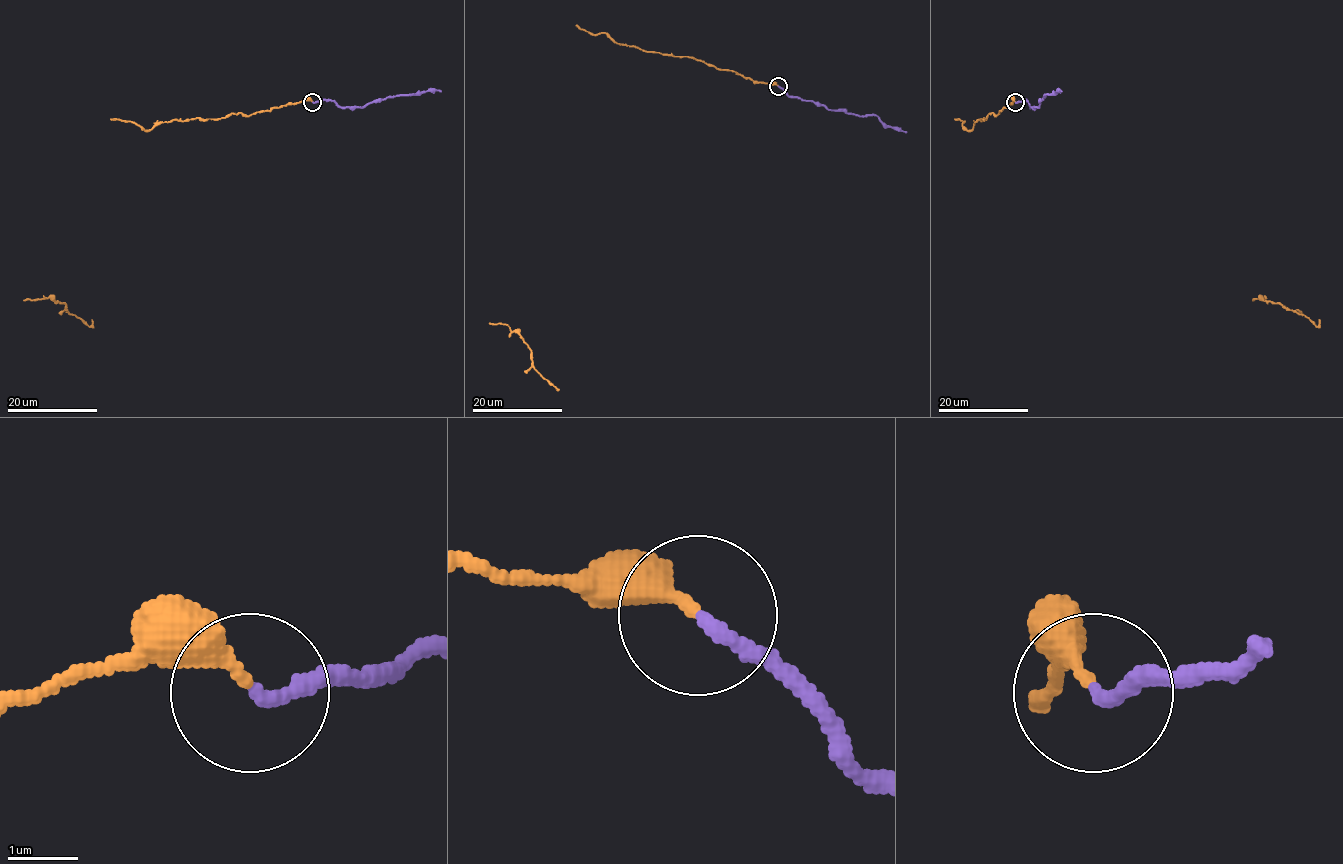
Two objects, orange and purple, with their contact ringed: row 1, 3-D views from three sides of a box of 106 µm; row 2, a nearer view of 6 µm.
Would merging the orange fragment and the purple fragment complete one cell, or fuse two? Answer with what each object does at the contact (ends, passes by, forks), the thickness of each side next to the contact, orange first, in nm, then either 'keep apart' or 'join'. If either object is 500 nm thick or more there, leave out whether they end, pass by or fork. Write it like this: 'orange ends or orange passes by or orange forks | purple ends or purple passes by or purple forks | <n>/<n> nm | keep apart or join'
orange ends | purple ends | 260/200 nm | join

